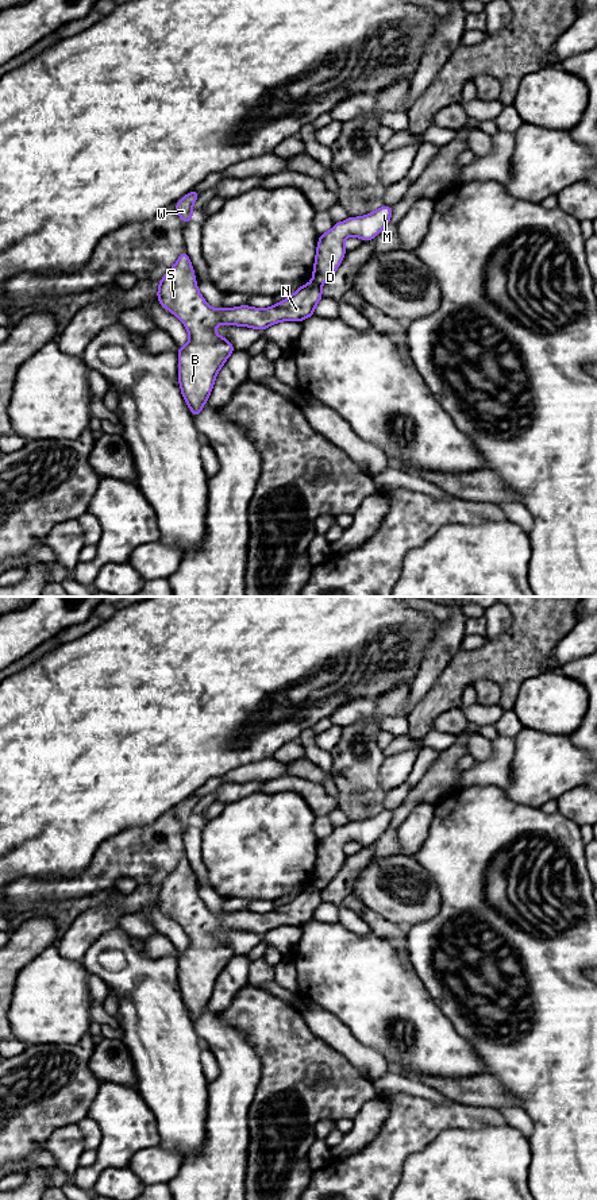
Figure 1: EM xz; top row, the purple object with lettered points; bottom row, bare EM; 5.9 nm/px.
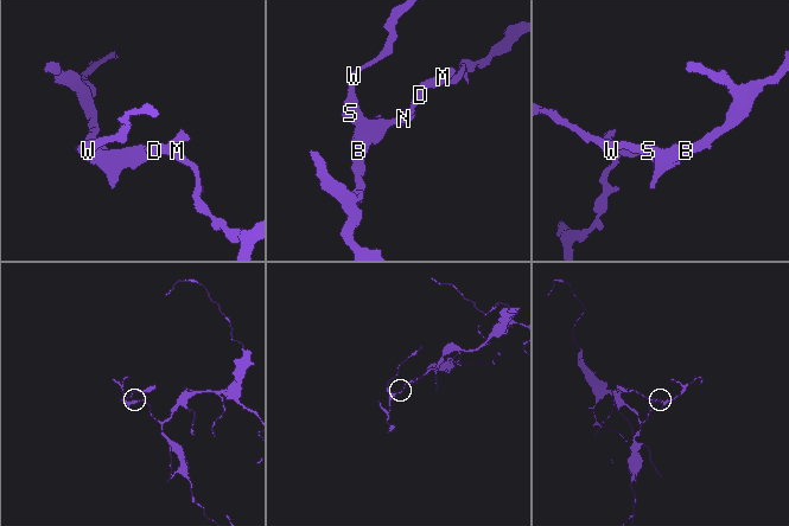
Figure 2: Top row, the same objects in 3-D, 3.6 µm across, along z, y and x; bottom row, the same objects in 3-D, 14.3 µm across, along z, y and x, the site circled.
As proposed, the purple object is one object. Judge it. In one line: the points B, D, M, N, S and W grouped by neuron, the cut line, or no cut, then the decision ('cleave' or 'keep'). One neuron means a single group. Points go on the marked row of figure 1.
groups B N S W / D M; cut xz (312, 281), (319, 286); cleave

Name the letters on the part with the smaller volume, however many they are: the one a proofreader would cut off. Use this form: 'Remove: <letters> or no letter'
Remove: B, N, S, W

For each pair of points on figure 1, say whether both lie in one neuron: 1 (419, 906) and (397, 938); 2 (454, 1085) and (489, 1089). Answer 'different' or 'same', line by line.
1: different
2: same

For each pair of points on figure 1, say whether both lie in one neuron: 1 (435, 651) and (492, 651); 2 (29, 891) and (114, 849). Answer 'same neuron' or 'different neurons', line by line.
1: different neurons
2: same neuron

